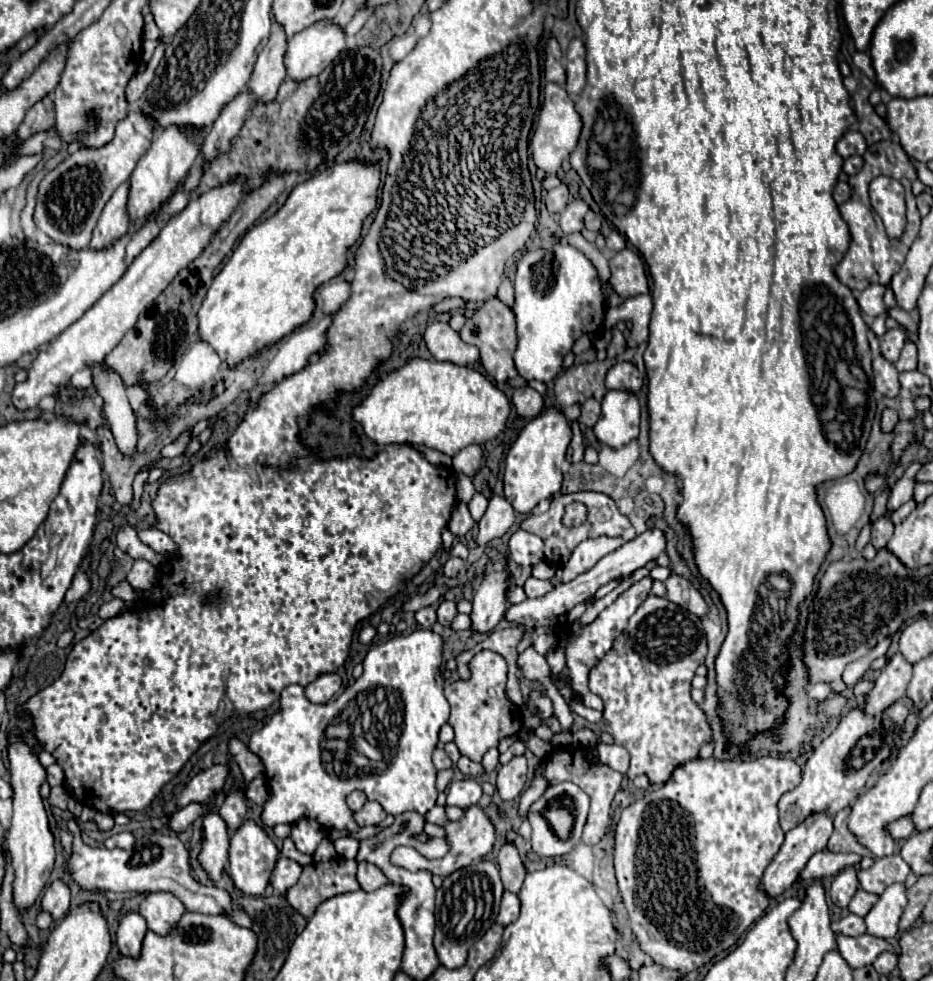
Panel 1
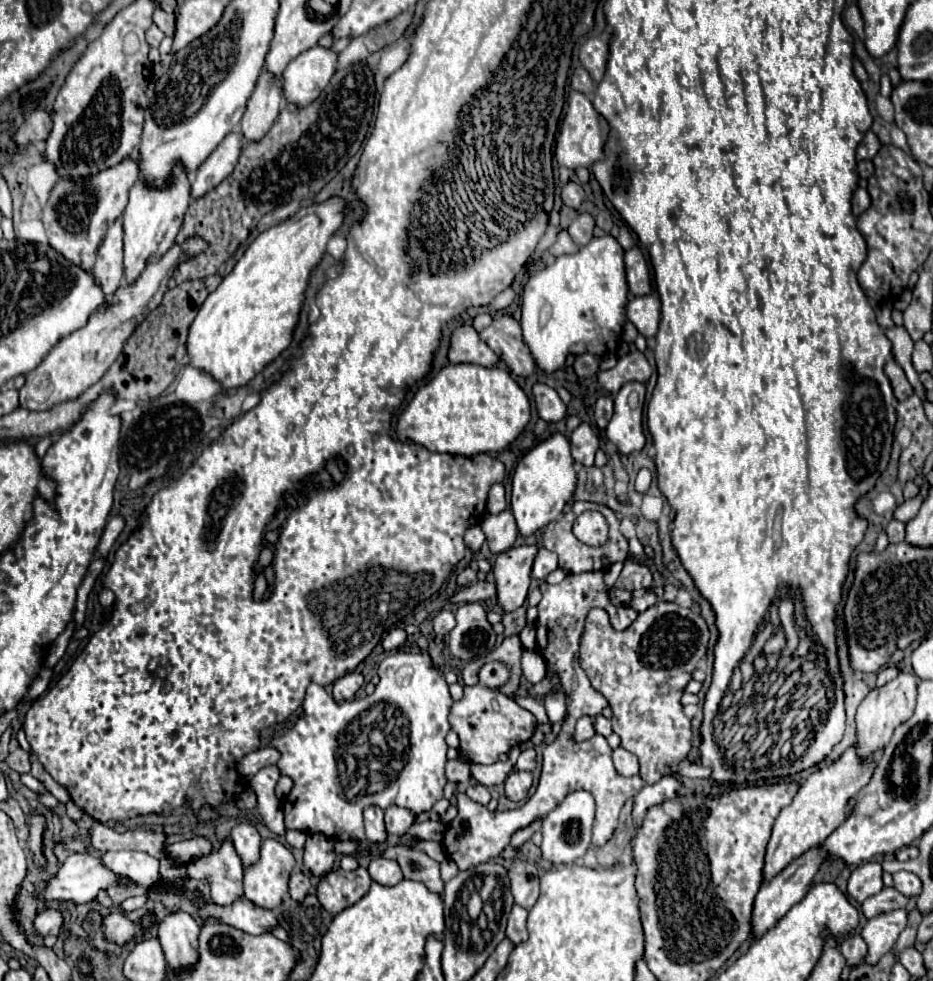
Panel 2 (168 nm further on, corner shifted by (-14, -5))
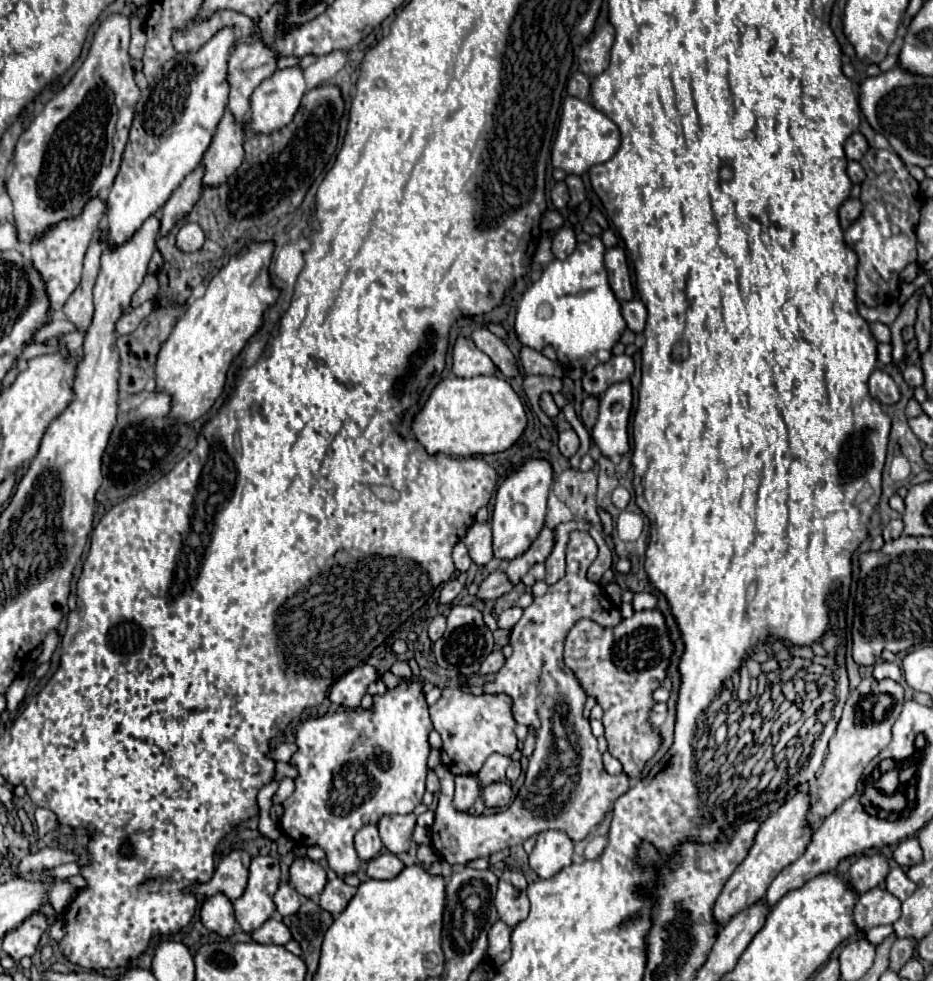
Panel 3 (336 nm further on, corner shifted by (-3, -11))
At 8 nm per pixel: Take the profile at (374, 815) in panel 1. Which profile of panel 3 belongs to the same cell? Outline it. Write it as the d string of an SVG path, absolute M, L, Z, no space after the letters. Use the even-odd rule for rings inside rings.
M384 815L378 821L378 831L384 847L396 855L406 853L412 841L412 831L416 825L416 815Z

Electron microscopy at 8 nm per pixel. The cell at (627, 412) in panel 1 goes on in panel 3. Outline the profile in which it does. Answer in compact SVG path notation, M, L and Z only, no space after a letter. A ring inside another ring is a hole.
M630 381L614 383L600 397L600 415L592 429L592 439L600 447L604 457L614 453L628 453L628 417L632 409L632 385Z

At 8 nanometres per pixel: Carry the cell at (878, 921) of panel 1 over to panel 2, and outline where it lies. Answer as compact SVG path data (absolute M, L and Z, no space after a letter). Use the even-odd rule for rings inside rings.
M903 909L869 919L861 931L861 937L867 943L865 963L875 965L893 947L905 925L907 925L907 913Z

